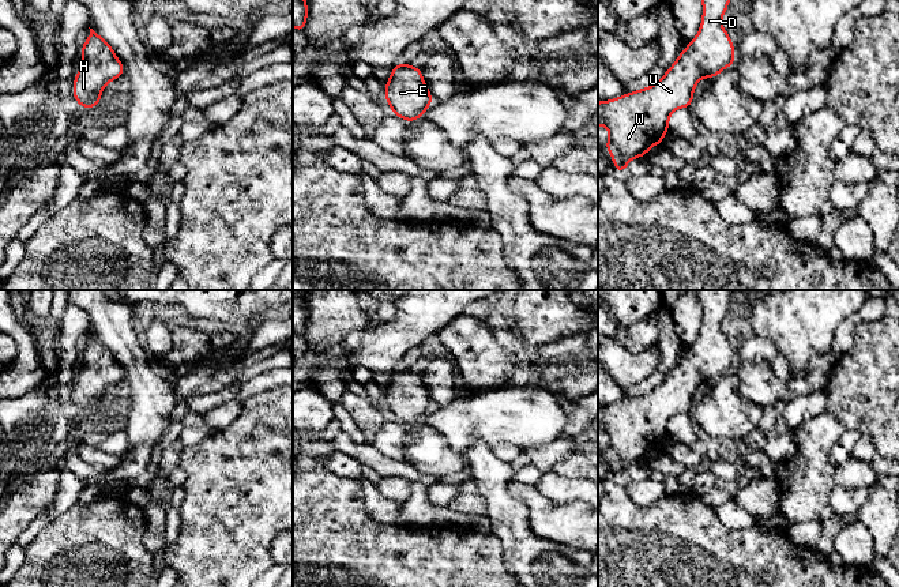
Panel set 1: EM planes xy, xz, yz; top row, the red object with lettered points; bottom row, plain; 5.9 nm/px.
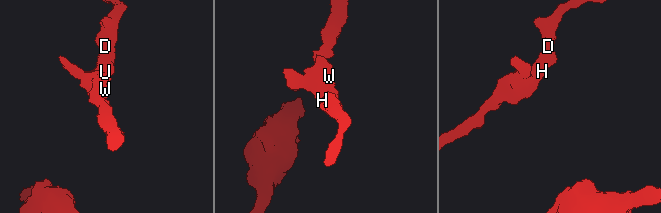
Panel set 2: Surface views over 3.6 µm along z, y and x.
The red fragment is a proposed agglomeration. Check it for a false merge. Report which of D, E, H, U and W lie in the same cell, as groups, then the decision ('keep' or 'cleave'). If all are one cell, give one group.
D E H U W; keep

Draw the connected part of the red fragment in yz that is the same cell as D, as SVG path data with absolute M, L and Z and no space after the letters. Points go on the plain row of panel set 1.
M695 290L695 293L703 308L700 334L662 384L650 392L598 407L598 432L603 429L609 434L609 444L603 449L613 464L613 471L622 479L631 464L646 462L652 451L665 448L662 441L670 436L670 419L680 413L691 413L695 406L693 395L703 381L714 384L719 377L734 370L736 353L722 331L722 321L731 304L731 291Z

